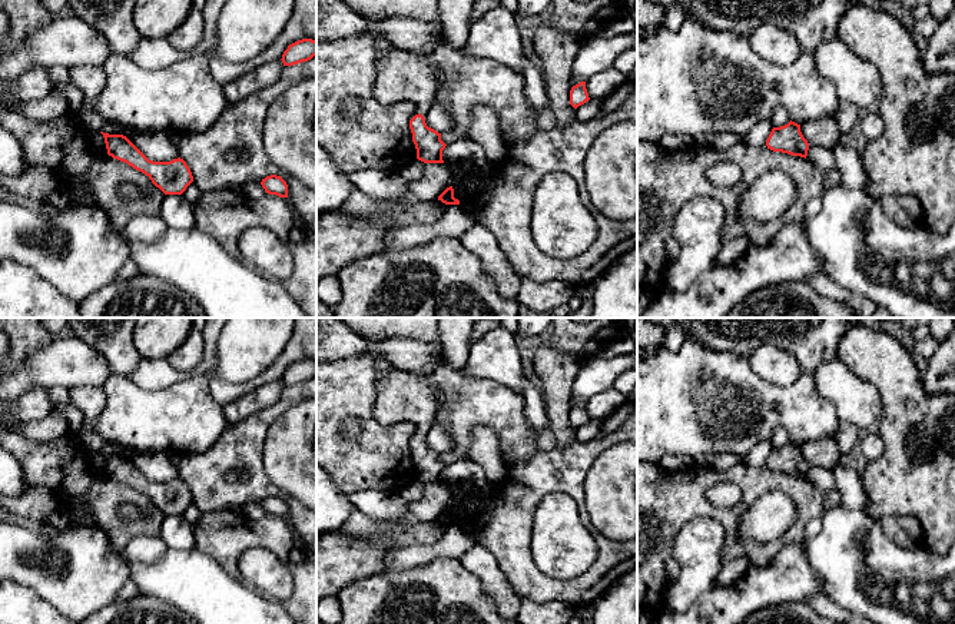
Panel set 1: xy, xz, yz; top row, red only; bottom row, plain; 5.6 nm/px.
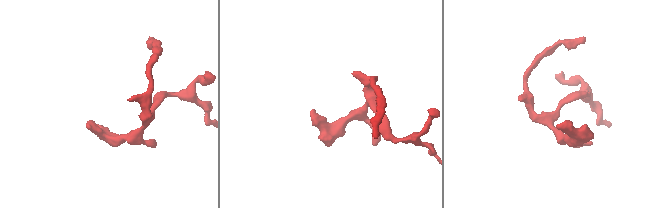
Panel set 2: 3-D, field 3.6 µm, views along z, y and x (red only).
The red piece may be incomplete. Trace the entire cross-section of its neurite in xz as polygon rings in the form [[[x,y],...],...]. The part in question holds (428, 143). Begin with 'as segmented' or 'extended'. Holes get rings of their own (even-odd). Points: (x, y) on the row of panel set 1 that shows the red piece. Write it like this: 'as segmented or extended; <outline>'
as segmented; [[[418,113],[409,120],[409,129],[417,159],[424,163],[444,163],[442,150],[447,145],[441,140],[441,133],[427,126],[422,114]]]

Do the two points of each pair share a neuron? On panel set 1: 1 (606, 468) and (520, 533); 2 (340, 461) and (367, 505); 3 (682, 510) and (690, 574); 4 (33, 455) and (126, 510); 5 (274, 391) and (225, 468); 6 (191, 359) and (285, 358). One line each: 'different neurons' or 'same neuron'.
1: different neurons
2: different neurons
3: different neurons
4: different neurons
5: different neurons
6: different neurons

